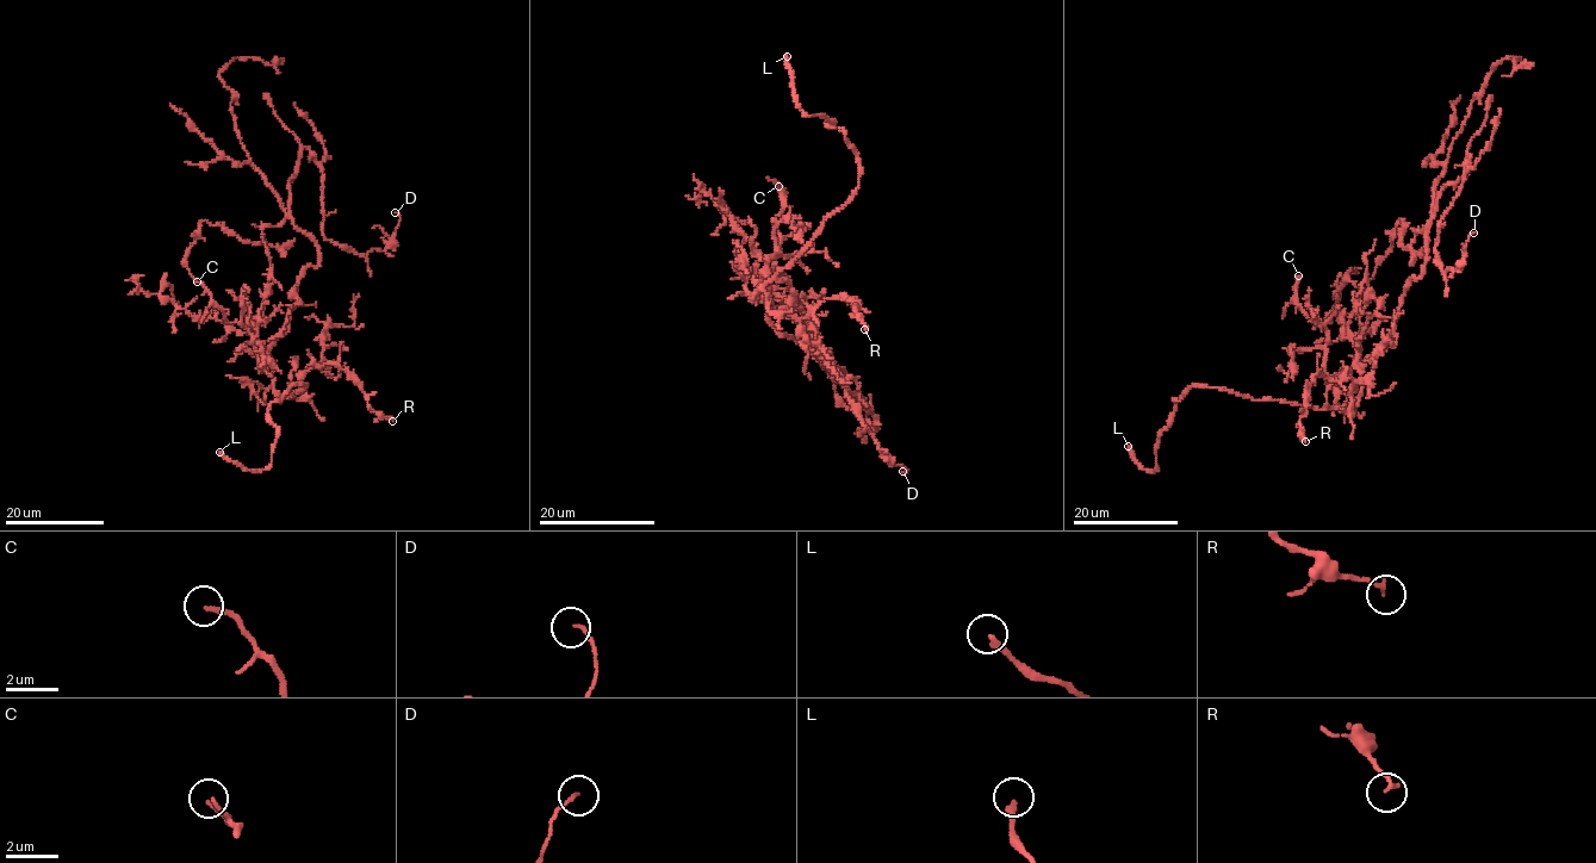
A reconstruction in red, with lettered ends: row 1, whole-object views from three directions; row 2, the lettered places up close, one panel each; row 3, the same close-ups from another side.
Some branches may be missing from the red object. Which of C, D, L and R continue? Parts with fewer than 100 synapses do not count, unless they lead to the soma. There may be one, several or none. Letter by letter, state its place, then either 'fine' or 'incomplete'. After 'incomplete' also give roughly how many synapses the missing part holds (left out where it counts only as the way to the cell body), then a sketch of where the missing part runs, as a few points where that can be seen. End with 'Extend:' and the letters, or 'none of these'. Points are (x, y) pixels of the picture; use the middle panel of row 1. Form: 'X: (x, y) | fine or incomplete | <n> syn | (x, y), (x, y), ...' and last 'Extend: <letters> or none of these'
C: (778, 186) | fine
D: (902, 471) | fine
L: (787, 56) | incomplete
R: (864, 329) | fine
Extend: L

